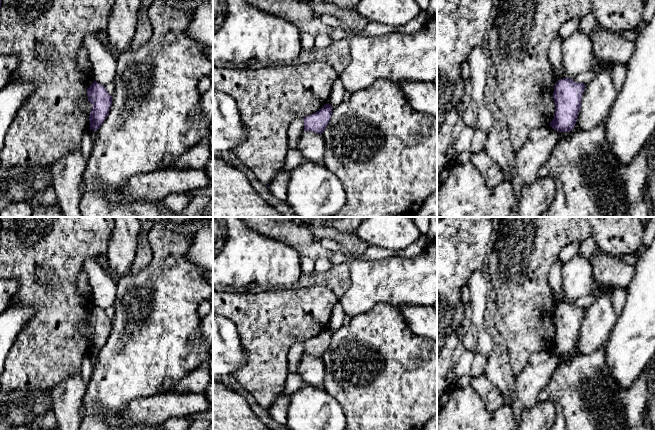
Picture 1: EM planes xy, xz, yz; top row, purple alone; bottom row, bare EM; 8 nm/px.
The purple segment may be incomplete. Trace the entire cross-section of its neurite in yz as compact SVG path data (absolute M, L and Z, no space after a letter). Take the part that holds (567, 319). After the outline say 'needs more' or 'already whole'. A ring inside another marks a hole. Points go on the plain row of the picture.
M563 302L556 306L553 316L556 333L550 346L553 353L562 357L575 352L584 314L584 307L574 306L571 302Z; already whole

